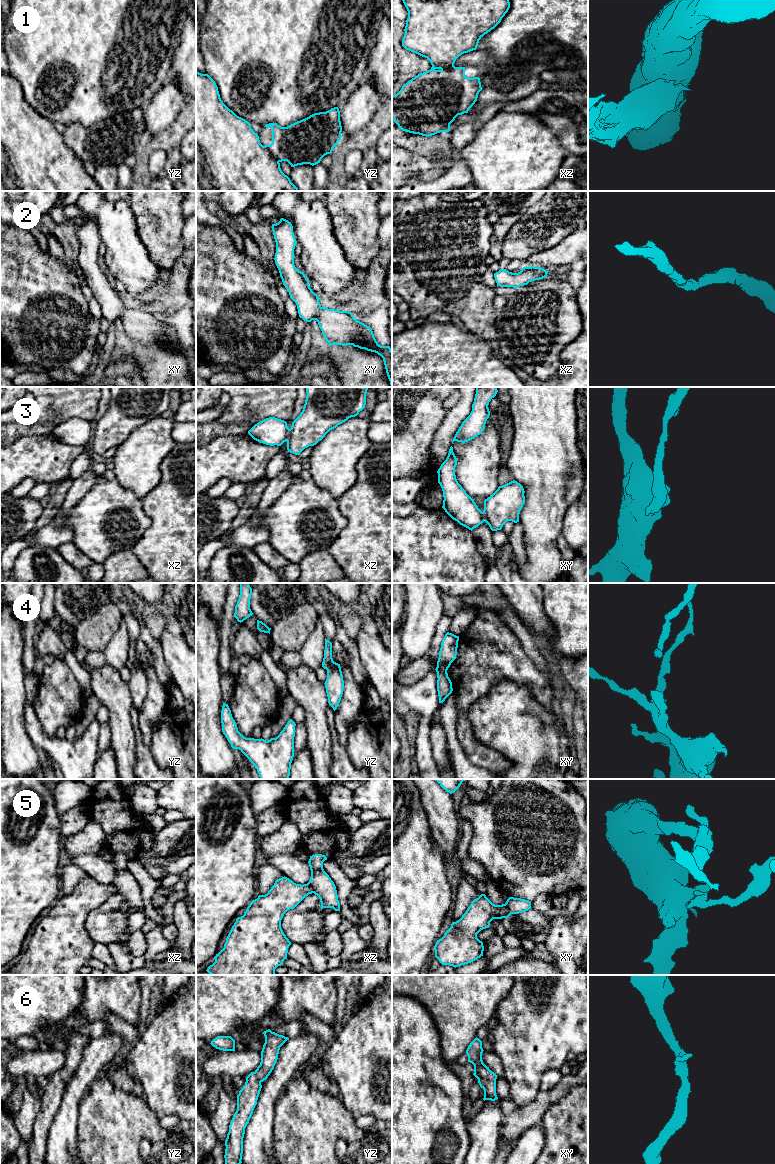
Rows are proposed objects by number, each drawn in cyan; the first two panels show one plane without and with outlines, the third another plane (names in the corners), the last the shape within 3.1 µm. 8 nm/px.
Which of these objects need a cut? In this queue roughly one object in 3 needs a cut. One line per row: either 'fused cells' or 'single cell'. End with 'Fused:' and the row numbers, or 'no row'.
1: fused cells
2: single cell
3: fused cells
4: fused cells
5: fused cells
6: single cell
Fused: 1, 3, 4, 5

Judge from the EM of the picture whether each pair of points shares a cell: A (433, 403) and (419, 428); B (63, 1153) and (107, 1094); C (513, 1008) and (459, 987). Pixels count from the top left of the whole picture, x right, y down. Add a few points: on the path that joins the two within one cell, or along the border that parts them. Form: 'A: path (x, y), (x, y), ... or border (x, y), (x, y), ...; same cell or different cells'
A: path (427, 409), (419, 417), (419, 422); same cell
B: border (78, 1109), (78, 1145), (80, 1153); different cells
C: border (513, 985), (510, 992), (498, 1004), (494, 1015); different cells

